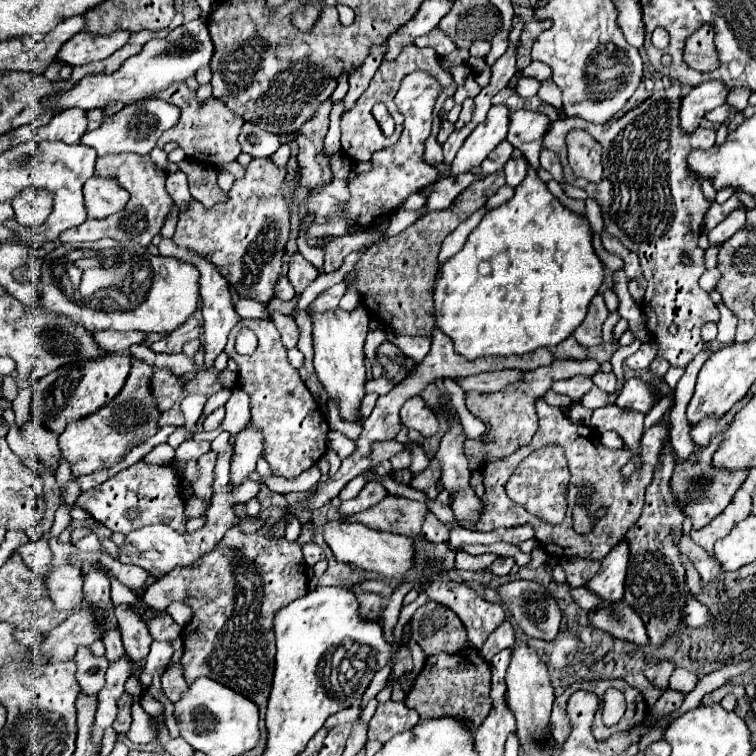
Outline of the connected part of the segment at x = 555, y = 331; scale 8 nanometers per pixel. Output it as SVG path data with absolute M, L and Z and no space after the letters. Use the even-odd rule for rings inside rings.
M528 164L528 174L524 178L524 182L516 188L516 194L510 202L490 210L484 220L480 222L480 226L468 236L464 248L448 258L444 264L442 264L442 272L440 272L440 278L436 280L434 284L434 292L432 292L432 298L434 298L434 322L436 326L452 338L454 342L454 350L464 356L466 360L476 360L476 358L482 358L482 356L512 356L512 354L526 354L526 352L534 352L536 348L550 348L550 346L558 346L560 342L564 342L574 330L576 326L586 318L586 310L588 310L588 304L590 300L594 298L594 294L598 292L598 288L602 286L602 280L604 280L604 272L602 272L602 262L600 258L596 256L594 248L592 248L592 230L590 230L590 224L586 218L570 212L568 208L564 208L546 188L546 184L538 178L535 170Z

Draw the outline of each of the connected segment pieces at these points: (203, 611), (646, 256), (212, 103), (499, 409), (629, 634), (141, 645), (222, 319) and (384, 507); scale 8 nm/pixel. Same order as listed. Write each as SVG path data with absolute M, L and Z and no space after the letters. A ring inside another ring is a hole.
M272 506L258 514L258 518L264 520L264 526L258 532L242 534L238 526L230 528L214 550L206 552L190 566L176 566L144 594L144 602L156 610L165 610L174 601L194 606L194 616L182 632L182 666L186 682L192 684L200 676L212 678L246 696L258 708L266 706L272 688L276 654L272 618L282 606L288 606L308 592L302 544L310 542L312 530L310 526L304 526L300 538L292 544L288 540L268 540L268 536L264 536L264 528L280 520L280 516L284 516L284 508ZM216 606L242 606L242 616L232 612L230 622L226 624L224 612L222 624L222 610L216 610ZM246 606L250 606L250 626L246 622Z
M672 84L668 90L654 92L646 102L622 118L610 120L610 124L596 126L580 118L554 120L542 138L542 148L558 154L566 172L566 182L582 190L586 188L588 196L600 204L606 232L612 232L612 236L640 256L644 278L648 282L642 310L646 314L648 330L658 344L658 356L666 358L672 366L686 368L704 346L700 328L706 322L720 320L716 304L698 286L698 278L706 270L704 250L698 248L698 236L702 232L708 202L700 182L686 166L688 152L712 148L716 130L698 128L692 134L680 132L678 110L680 86ZM572 128L584 128L602 144L604 178L598 184L576 178L568 166L566 134ZM682 254L690 258L690 264L682 262Z
M184 82L170 84L156 98L166 100L166 102L170 102L170 104L174 104L174 106L178 106L182 110L178 124L160 136L156 146L162 148L168 142L176 142L186 152L186 156L190 160L196 160L196 162L208 164L208 166L212 166L212 164L220 166L220 164L228 164L228 162L236 160L236 156L240 154L240 144L236 144L236 136L238 136L238 132L240 132L244 122L236 114L228 112L228 108L224 108L224 104L220 104L214 98L210 98L210 100L200 104L196 100L194 90L190 90Z
M554 360L552 366L536 368L532 372L524 372L522 380L514 386L506 386L498 392L482 394L482 392L466 392L466 408L488 424L488 432L484 438L468 440L466 444L466 458L470 472L476 472L486 466L486 462L502 460L510 454L514 454L518 448L526 446L534 432L538 430L538 416L536 416L536 402L552 388L552 382L560 378L570 378L578 374L588 377L594 376L600 370L600 364L596 360Z
M604 602L604 606L600 610L590 614L590 620L592 620L592 626L602 628L604 632L610 632L612 636L616 636L620 640L648 644L646 628L644 628L640 616L624 602L620 602L620 604Z
M128 604L116 606L116 618L120 620L120 636L124 650L132 662L132 674L138 674L138 670L144 670L146 656L154 638L150 636L144 620L138 618L138 614L134 614Z
M166 238L160 242L158 248L160 248L160 256L176 258L176 260L182 260L182 262L196 264L196 268L200 272L198 284L200 284L200 312L202 312L202 320L204 320L204 362L206 362L206 368L214 368L214 360L224 350L230 328L234 328L240 322L240 316L234 312L234 304L232 304L232 298L230 298L230 284L202 256L196 256L194 252L188 252L188 250L172 244Z
M386 496L380 504L342 520L359 522L370 528L388 530L394 534L416 536L422 528L422 520L426 512L428 512L428 506L424 502L398 498L398 496Z

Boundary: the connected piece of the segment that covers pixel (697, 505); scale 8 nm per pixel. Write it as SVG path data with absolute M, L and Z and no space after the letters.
M720 432L708 448L704 450L694 450L694 454L690 456L690 460L686 462L676 462L676 470L672 476L672 492L676 496L676 500L680 500L680 508L682 512L686 512L686 516L692 516L692 524L694 528L702 528L706 526L712 518L716 518L732 500L732 496L736 494L736 490L740 488L740 484L746 480L748 472L720 472L720 468L712 468L712 452L716 452L718 442L722 438L724 432Z

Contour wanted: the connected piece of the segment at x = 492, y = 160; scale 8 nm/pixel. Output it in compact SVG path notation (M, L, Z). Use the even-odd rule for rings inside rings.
M506 140L500 142L500 144L490 152L488 160L484 160L484 164L482 164L482 172L484 172L484 174L494 174L494 172L502 170L504 164L510 160L512 150L514 150L512 144L508 144Z

